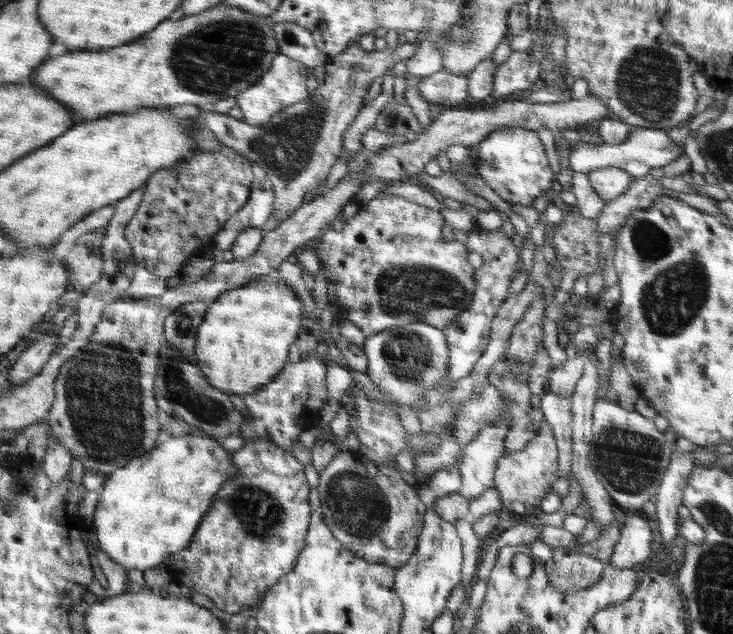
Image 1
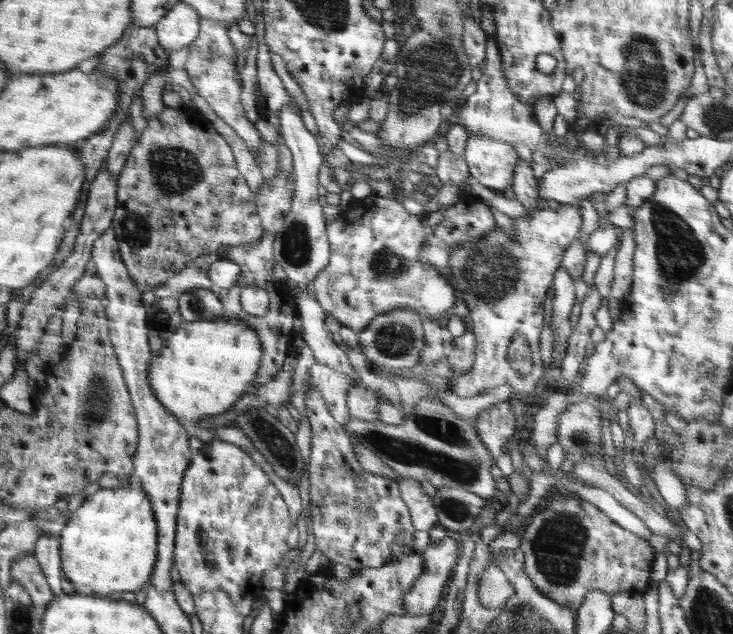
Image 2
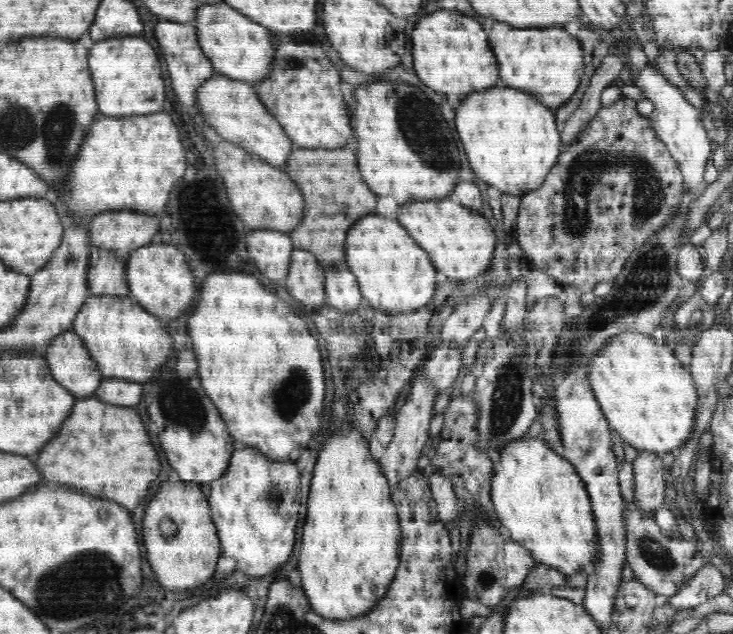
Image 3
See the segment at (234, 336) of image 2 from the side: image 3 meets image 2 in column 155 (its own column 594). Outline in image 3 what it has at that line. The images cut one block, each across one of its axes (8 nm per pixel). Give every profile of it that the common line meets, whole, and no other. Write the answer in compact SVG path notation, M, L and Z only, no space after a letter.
M626 332L608 340L589 362L590 387L612 427L632 448L648 453L677 452L696 426L698 393L691 370L651 335Z

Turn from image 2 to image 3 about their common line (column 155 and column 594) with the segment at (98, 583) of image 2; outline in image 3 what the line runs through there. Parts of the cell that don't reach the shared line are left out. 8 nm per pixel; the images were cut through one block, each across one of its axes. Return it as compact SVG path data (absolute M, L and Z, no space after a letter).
M525 435L498 452L492 467L494 470L490 478L490 497L498 518L496 524L504 529L507 536L527 548L536 563L551 566L566 575L594 566L594 562L598 560L598 539L595 538L596 525L592 505L586 483L569 460L556 454L542 436Z

